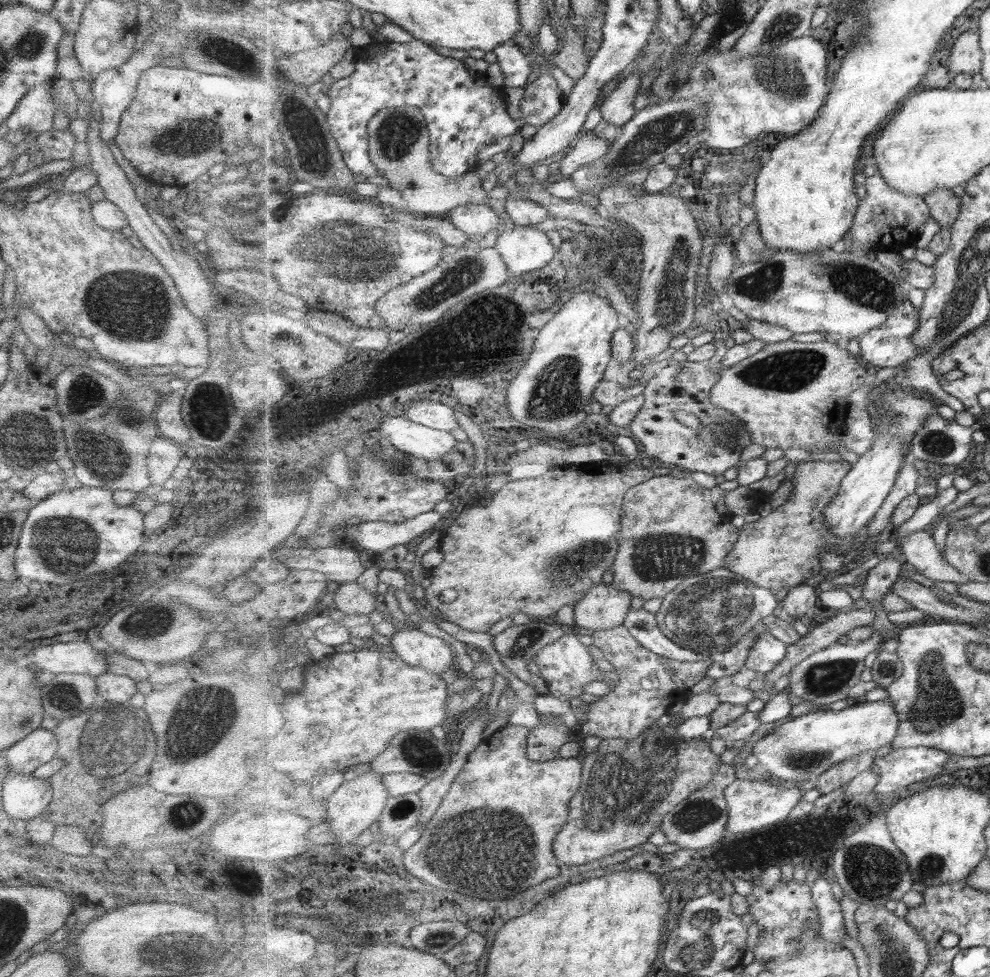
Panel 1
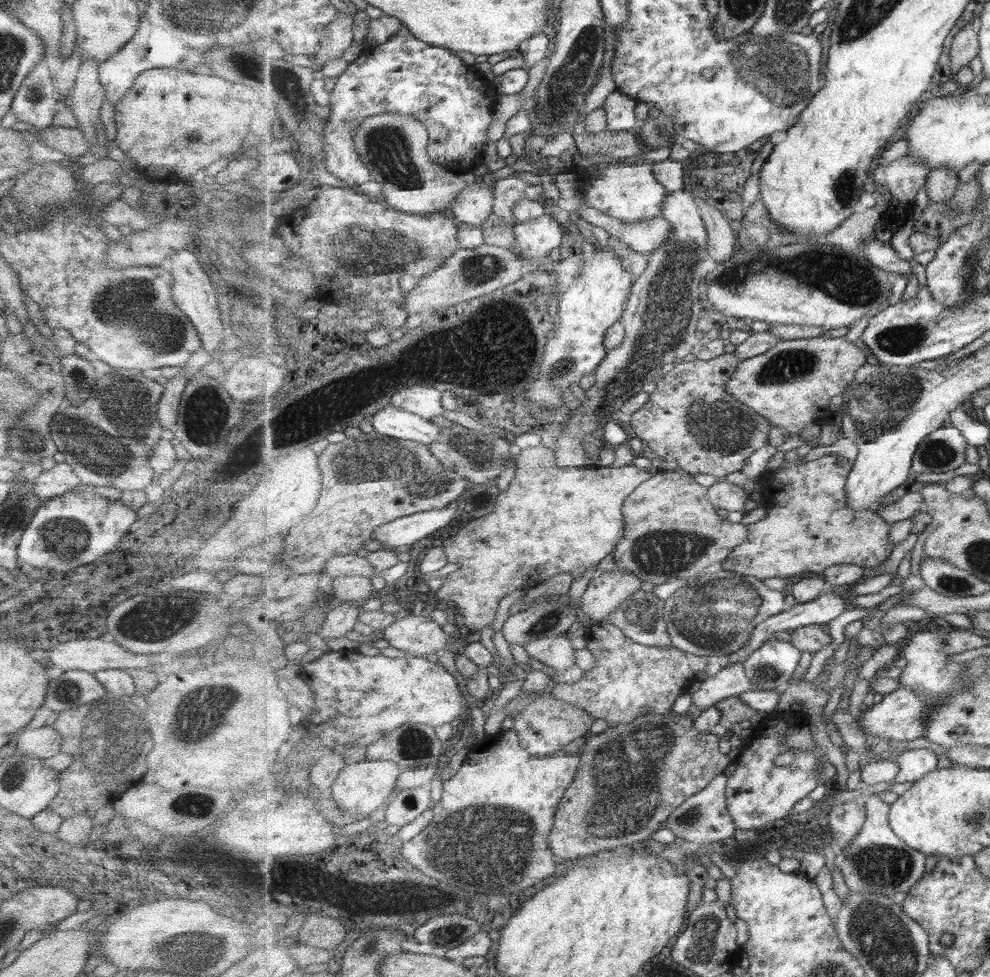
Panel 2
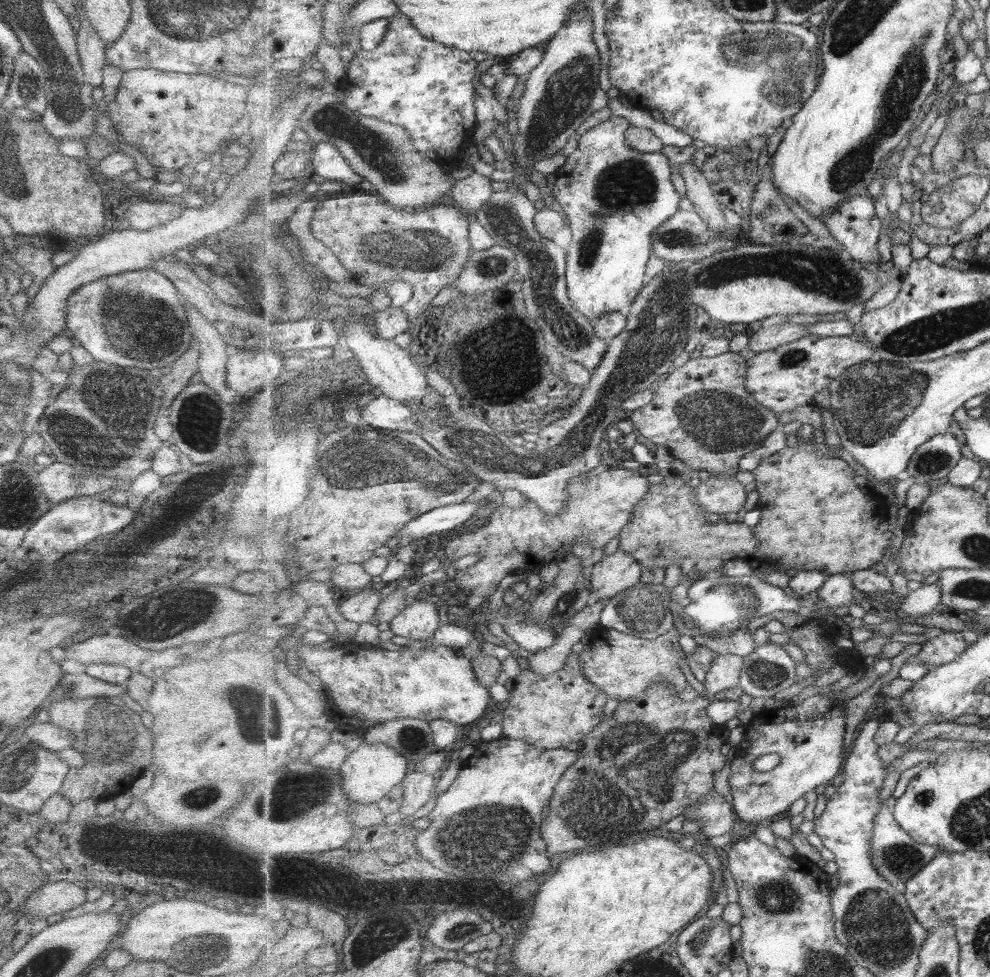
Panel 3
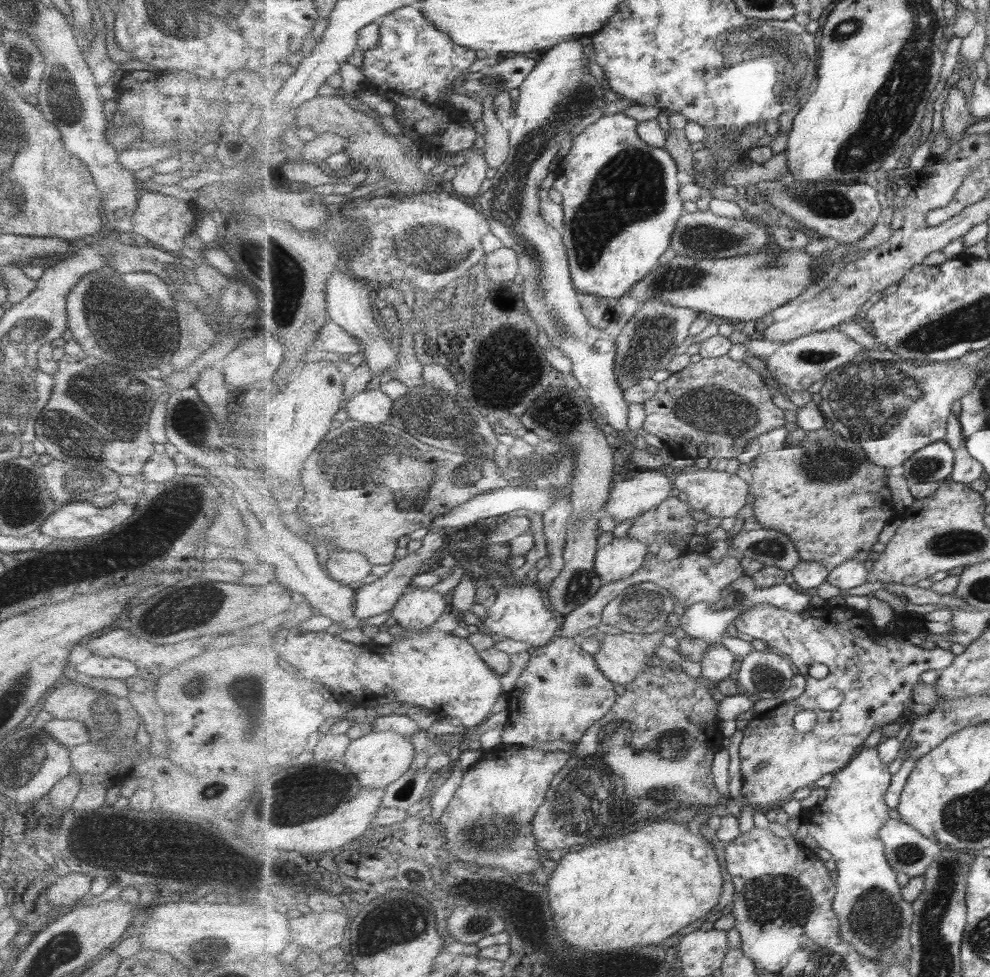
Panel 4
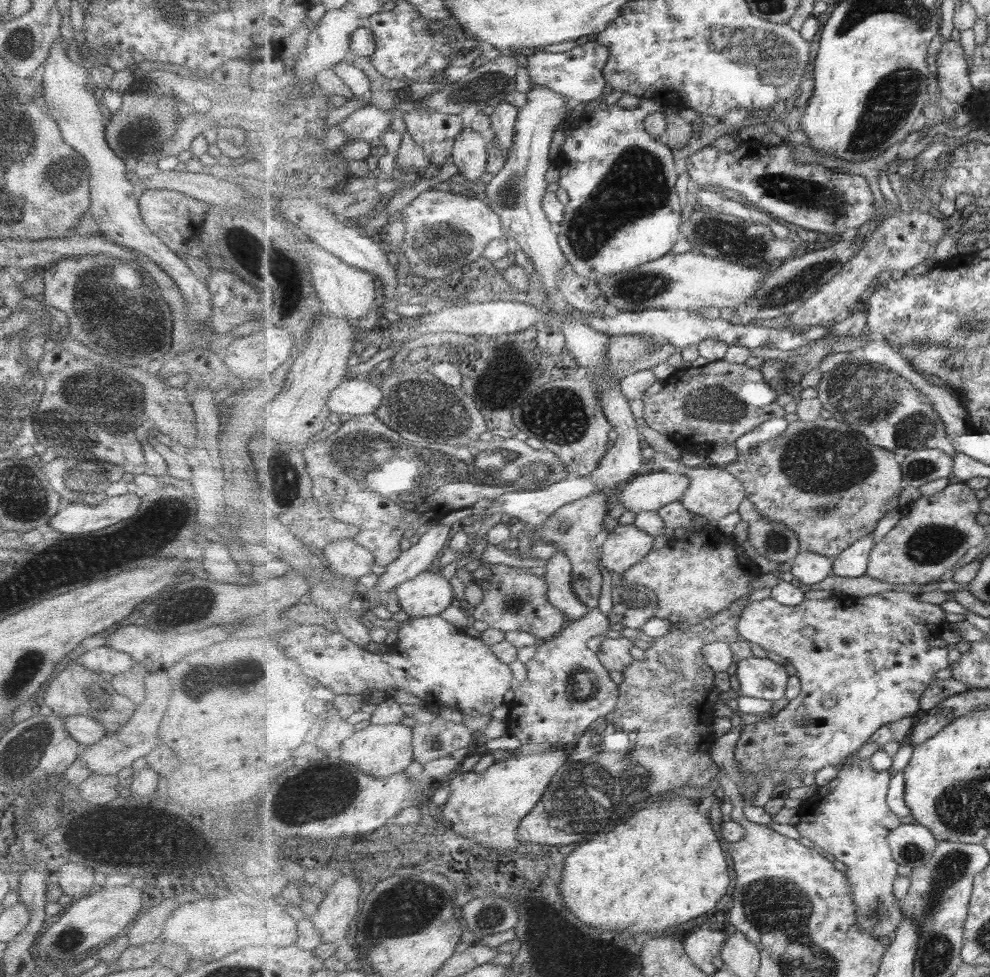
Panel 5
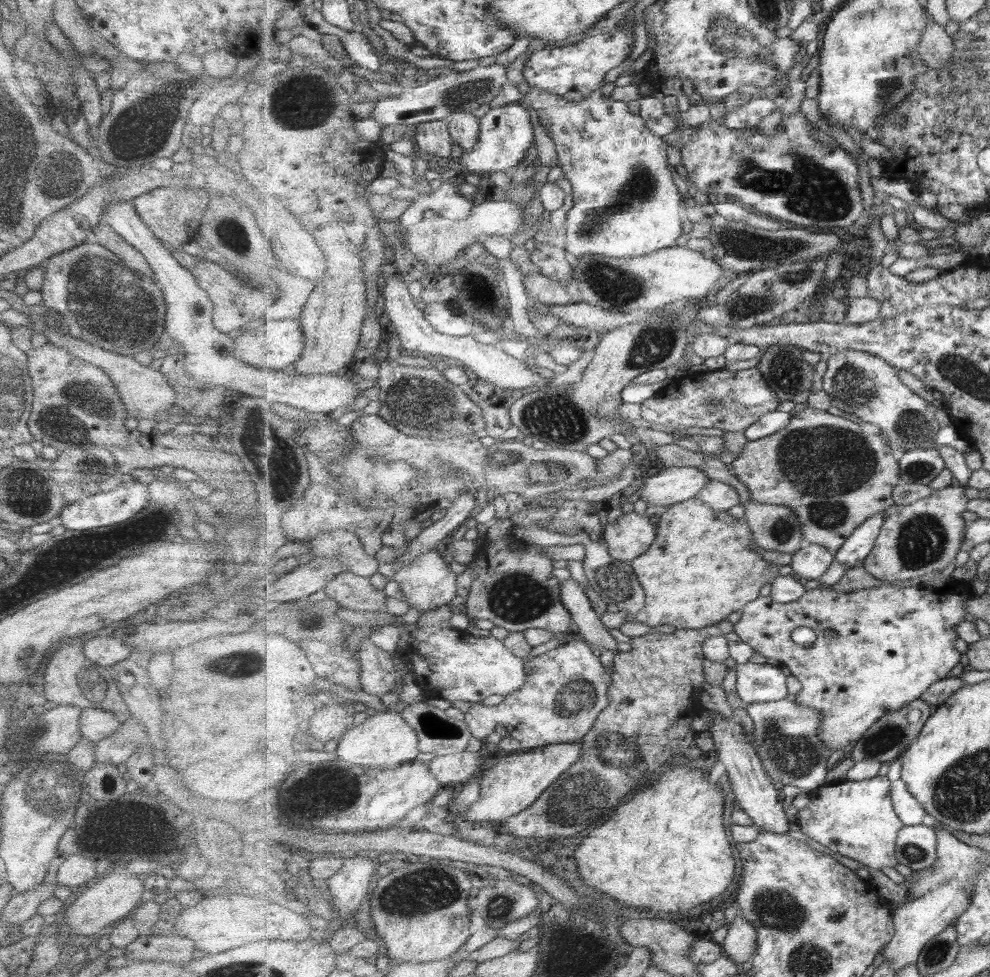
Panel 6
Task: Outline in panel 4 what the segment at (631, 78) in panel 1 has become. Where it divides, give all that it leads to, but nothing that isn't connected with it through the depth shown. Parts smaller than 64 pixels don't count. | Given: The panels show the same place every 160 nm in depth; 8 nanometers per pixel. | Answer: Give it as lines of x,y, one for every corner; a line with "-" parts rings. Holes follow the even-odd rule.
616,113
611,116
602,116
593,124
587,126
583,132
572,140
572,147
568,154
559,162
555,170
554,185
552,186
562,195
562,202
565,215
564,224
564,243
567,245
568,257
570,258
570,270
572,279
574,280
577,292
588,292
601,298
623,298
625,294
630,294
631,289
641,282
649,273
659,265
659,258
671,250
670,244
673,239
674,232
682,218
684,201
679,196
679,188
684,176
679,170
677,162
666,149
653,147
639,135
639,121
625,115
624,113

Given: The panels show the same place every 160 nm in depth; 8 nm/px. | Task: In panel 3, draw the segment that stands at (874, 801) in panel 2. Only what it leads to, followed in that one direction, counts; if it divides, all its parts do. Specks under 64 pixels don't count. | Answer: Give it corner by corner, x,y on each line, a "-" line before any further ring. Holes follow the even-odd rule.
883,805
882,810
878,812
874,820
874,838
870,850
872,860
883,878
896,885
899,881
906,884
912,877
915,877
920,871
930,864
930,862
939,854
940,848
929,844
919,844
919,841
913,840
912,836
898,823
894,817
894,811
889,810

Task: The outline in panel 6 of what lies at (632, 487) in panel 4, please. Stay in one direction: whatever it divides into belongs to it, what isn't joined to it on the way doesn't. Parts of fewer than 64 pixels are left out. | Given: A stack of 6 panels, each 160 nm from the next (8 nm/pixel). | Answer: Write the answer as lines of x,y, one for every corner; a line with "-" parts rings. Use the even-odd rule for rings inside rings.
663,468
656,475
644,479
640,497
645,498
651,506
672,506
696,498
709,479
711,478
701,468

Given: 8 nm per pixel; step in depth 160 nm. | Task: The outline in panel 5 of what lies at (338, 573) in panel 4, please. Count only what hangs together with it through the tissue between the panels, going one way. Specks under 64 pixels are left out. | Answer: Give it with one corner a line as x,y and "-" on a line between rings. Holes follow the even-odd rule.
340,538
329,542
324,546
324,554
326,560
333,570
337,570
343,576
353,577
355,579
369,574
373,570
373,564
376,564
375,555
363,546
359,546
354,538

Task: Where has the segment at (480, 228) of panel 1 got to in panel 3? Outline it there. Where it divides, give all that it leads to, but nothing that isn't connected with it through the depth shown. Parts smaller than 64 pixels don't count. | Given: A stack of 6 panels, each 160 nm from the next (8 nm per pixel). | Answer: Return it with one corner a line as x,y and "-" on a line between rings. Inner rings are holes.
473,172
472,175
455,183
452,195
457,206
476,214
493,197
491,180

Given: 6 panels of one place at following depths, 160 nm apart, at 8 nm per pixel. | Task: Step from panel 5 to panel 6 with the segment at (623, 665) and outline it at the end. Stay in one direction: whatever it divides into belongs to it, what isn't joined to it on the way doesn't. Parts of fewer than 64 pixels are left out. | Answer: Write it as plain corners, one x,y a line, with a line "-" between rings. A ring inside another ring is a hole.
569,577
562,582
563,605
571,612
578,627
578,635
595,647
595,652
601,656
603,650
612,650
617,653
619,642
603,625
600,615
593,609
591,600
585,590
579,586
577,580

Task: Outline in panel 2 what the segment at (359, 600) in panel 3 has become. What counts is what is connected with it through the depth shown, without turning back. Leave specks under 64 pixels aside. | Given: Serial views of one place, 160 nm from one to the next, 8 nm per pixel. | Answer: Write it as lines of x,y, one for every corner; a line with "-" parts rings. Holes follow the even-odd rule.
341,603
328,612
327,622
317,635
331,640
345,637
346,632
353,631
353,626
358,623
358,614
361,614
361,612
359,604

